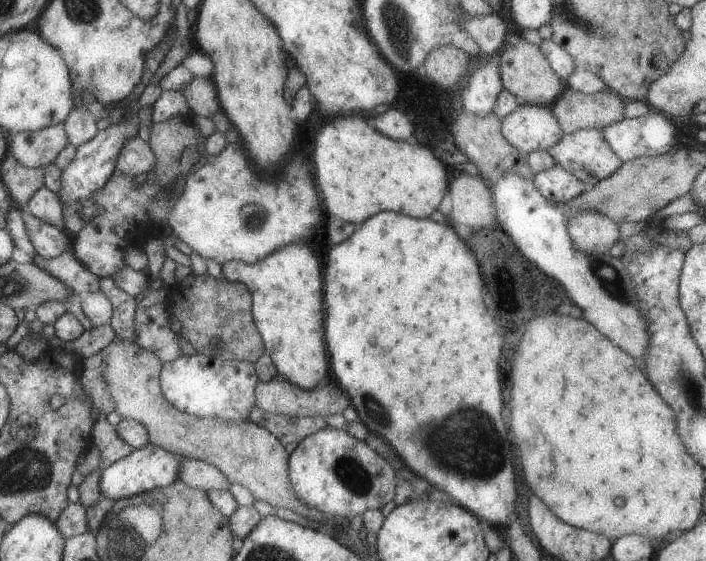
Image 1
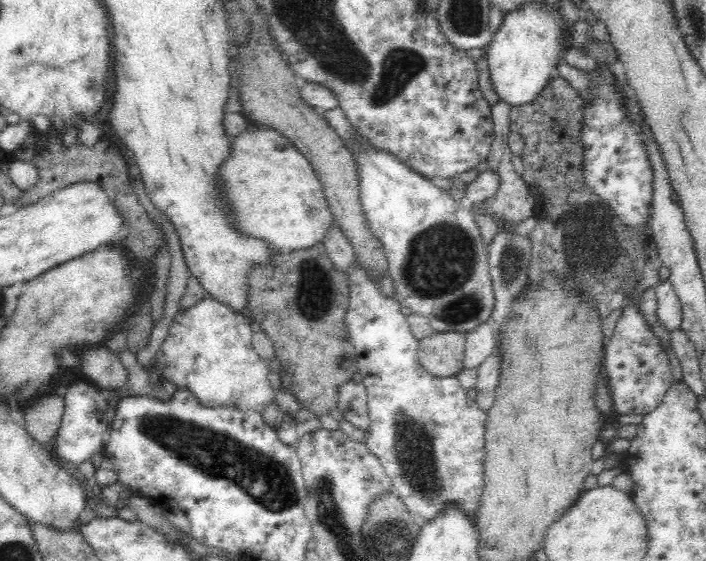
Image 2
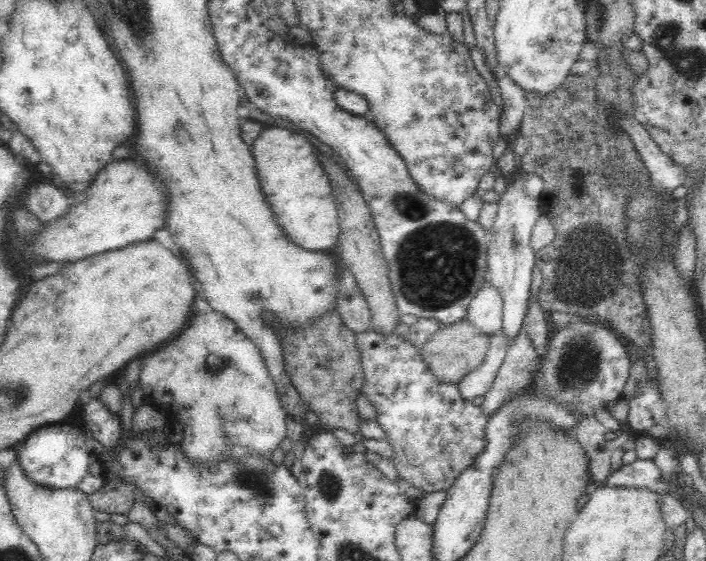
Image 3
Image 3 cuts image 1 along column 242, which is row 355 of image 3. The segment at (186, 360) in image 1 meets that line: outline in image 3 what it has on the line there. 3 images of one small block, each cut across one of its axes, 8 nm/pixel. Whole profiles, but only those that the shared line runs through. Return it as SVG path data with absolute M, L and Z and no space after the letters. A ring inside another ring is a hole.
M370 329L357 334L356 342L361 352L361 365L365 377L363 394L377 410L377 421L387 434L385 439L394 446L393 461L400 476L410 484L422 488L426 494L449 490L458 474L462 474L464 468L474 464L474 458L486 446L484 426L488 418L481 406L462 399L457 385L437 381L418 349L410 341L404 342L396 333L380 335Z

